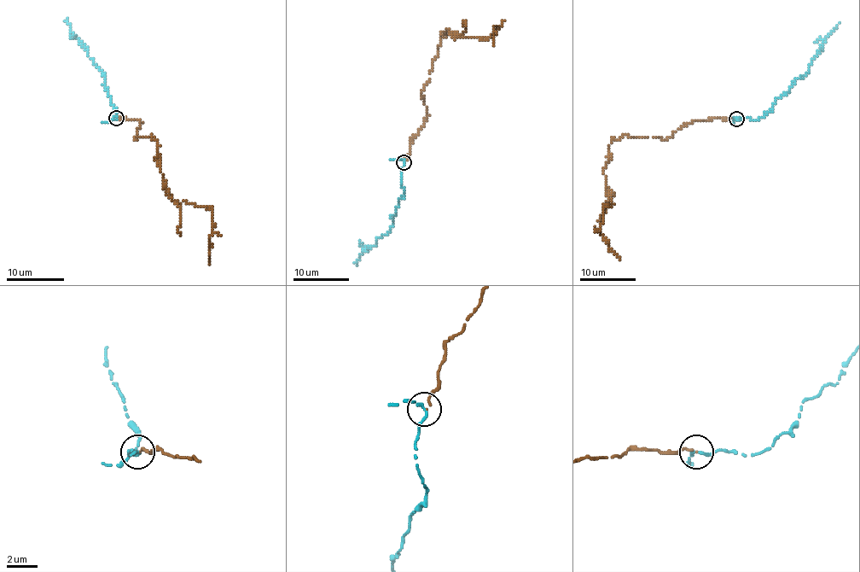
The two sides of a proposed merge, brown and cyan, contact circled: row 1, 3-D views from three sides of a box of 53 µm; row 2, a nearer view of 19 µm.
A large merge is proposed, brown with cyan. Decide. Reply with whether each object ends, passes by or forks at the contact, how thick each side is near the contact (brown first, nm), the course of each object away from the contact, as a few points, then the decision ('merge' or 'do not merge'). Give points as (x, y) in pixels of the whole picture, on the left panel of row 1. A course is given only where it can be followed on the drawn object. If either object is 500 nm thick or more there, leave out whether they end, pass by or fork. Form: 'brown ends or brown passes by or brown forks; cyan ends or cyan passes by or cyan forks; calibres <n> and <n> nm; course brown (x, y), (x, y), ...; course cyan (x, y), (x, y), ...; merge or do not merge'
brown ends; cyan passes by; calibres 130 and 180 nm; course brown (117, 117), (141, 123), (135, 139), (150, 135), (158, 142), (168, 195), (212, 210), (210, 265); course cyan (116, 117), (113, 119), (117, 112), (106, 90), (104, 75), (66, 19); merge

